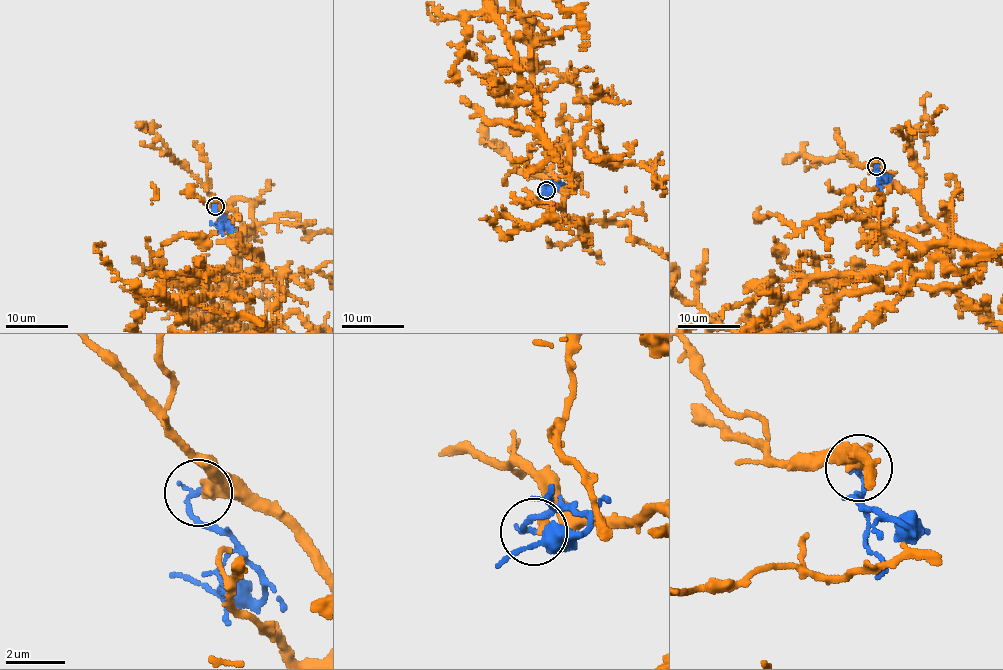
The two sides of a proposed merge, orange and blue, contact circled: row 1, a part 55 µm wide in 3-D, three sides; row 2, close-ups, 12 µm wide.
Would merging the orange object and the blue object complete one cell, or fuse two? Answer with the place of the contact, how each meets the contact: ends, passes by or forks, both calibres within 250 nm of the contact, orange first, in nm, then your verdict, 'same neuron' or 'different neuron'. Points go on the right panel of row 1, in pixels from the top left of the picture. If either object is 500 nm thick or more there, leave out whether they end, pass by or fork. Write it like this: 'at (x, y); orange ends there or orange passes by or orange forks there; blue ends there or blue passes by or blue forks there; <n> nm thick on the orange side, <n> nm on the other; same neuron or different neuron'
at (876, 166); 550 nm thick on the orange side, 190 nm on the other; different neuron

